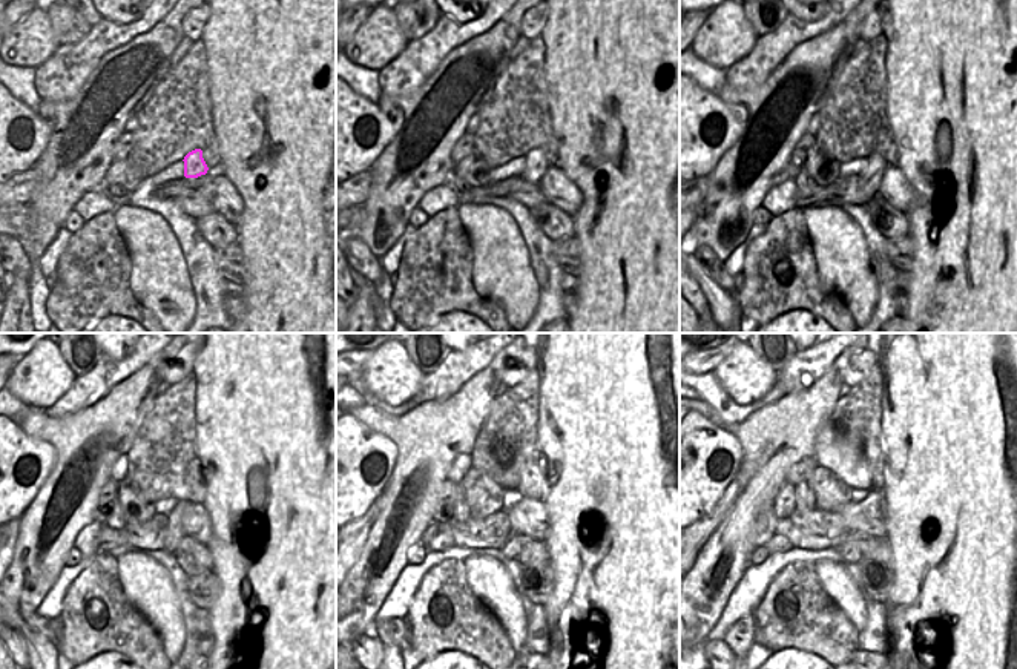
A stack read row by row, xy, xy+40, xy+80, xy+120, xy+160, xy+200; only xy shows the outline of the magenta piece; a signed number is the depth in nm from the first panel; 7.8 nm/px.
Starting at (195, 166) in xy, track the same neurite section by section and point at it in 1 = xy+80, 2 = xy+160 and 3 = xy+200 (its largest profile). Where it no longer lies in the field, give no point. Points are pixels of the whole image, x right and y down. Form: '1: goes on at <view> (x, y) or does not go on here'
1: goes on at xy+80 (872, 175)
2: goes on at xy+160 (511, 548)
3: goes on at xy+200 (850, 551)

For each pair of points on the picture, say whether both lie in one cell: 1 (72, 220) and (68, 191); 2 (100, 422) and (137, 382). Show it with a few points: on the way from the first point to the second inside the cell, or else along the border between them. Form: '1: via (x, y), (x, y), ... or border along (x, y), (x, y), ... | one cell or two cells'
1: border along (72, 209), (62, 226) | two cells
2: via (109, 413), (131, 392) | one cell

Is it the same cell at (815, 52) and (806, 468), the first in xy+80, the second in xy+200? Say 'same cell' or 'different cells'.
different cells

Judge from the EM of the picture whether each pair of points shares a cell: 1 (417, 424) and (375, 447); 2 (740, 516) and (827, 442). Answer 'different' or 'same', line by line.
1: different
2: different

